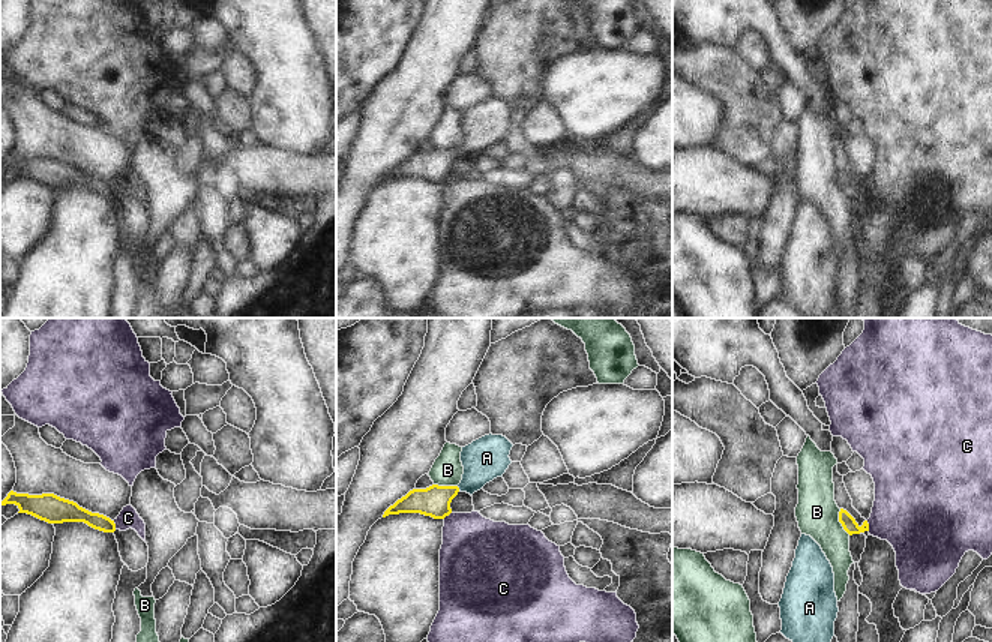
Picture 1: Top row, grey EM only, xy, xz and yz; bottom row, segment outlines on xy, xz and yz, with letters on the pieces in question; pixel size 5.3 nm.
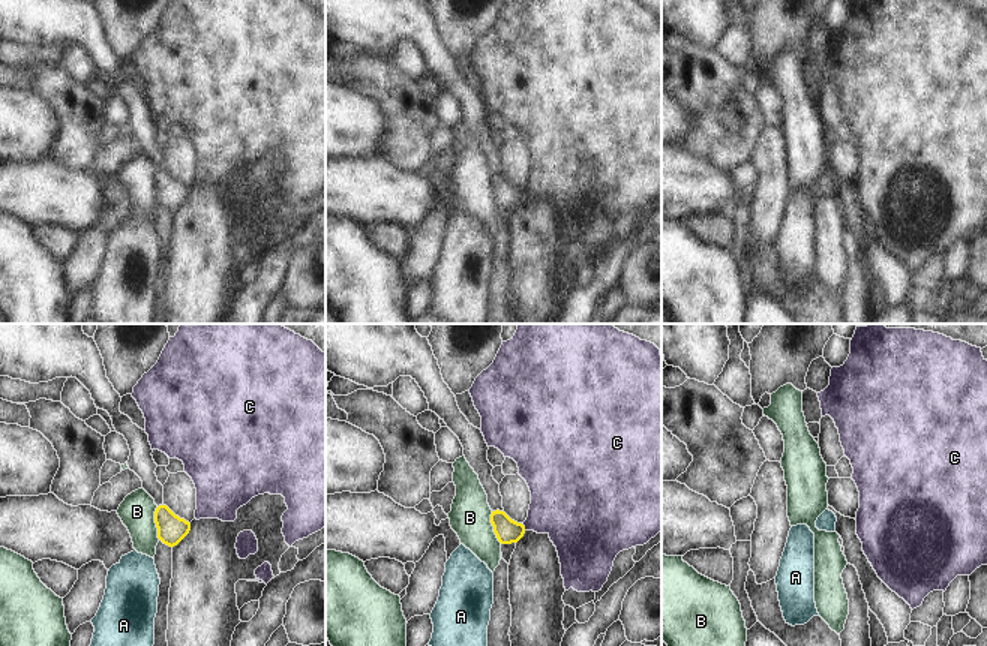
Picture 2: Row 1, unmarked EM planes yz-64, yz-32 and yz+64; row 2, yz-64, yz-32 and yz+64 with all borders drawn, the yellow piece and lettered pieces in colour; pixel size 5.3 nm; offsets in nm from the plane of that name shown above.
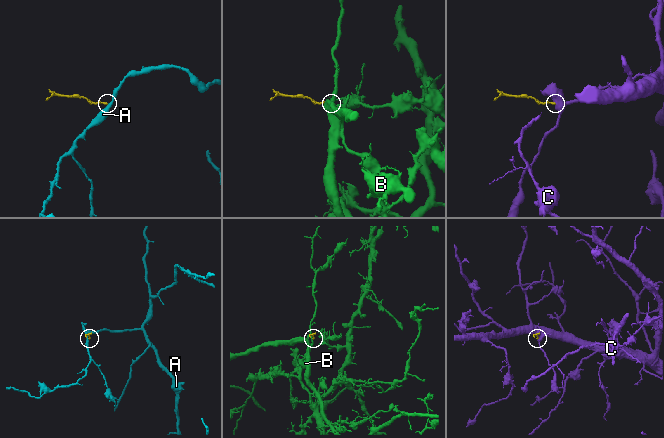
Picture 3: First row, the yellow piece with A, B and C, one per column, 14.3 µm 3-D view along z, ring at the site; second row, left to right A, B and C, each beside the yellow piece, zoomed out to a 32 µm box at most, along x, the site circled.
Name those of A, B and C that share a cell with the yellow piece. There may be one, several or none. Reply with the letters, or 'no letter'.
A

